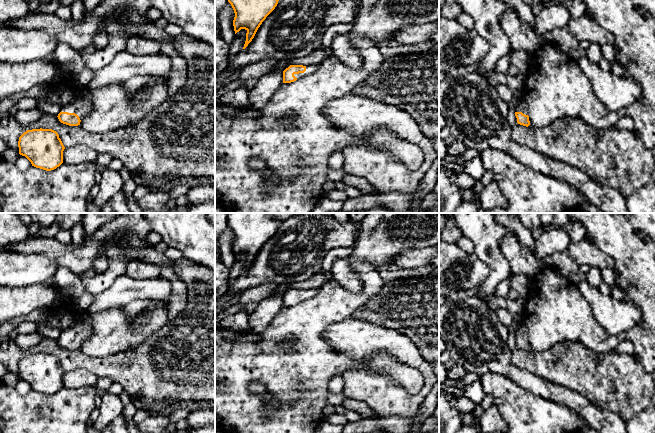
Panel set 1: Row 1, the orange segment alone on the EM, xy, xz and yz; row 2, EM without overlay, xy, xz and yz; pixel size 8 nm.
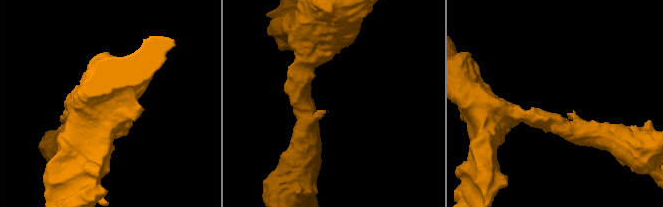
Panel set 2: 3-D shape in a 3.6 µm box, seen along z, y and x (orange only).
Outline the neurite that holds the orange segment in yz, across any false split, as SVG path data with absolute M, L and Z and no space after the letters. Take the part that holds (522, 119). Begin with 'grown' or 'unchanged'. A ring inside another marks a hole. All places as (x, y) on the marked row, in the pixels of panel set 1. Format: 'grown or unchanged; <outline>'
grown; M521 100L515 107L515 116L517 118L517 123L528 127L530 125L528 116L528 106L524 100Z

